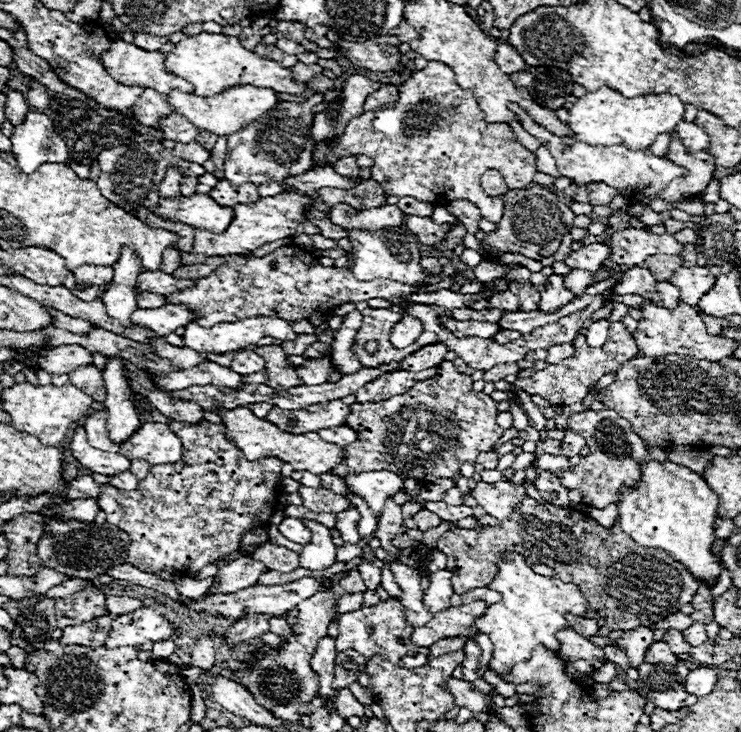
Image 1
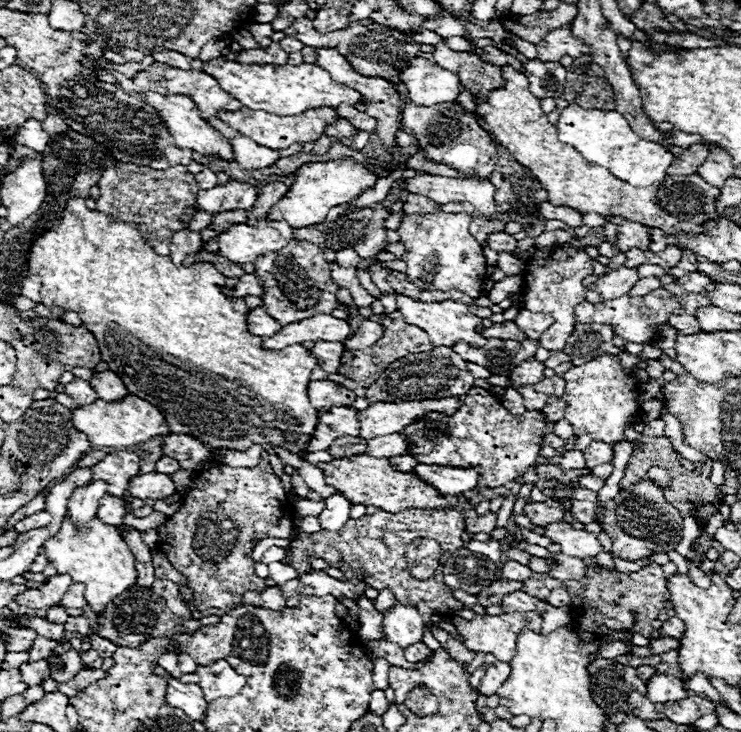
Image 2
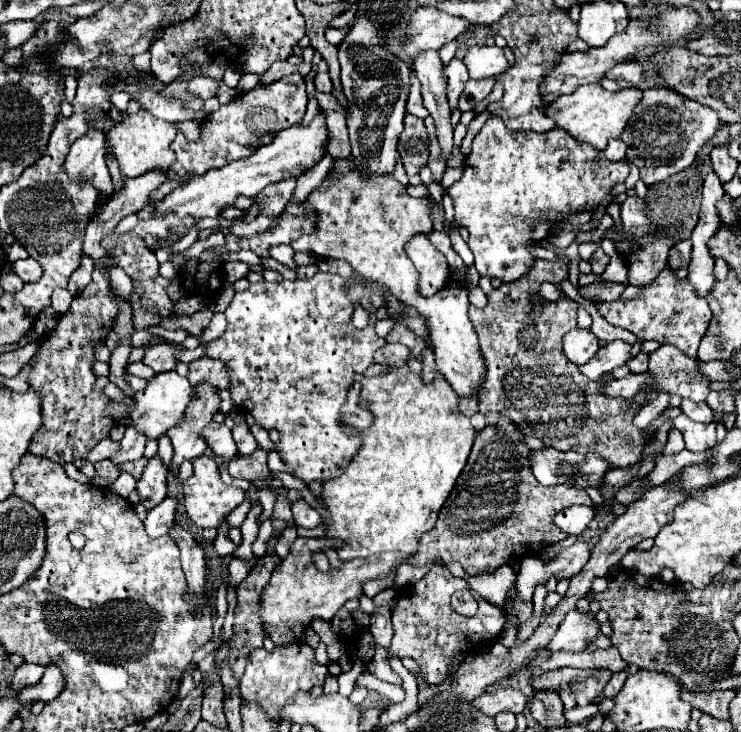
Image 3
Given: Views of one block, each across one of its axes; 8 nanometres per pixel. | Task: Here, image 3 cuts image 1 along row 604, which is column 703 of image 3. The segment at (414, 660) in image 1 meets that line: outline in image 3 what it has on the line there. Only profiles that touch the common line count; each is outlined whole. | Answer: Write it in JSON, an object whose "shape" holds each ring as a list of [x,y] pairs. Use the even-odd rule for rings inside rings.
{"shape":[[[660,346],[656,352],[650,354],[648,360],[648,372],[652,374],[652,384],[644,384],[642,390],[632,398],[638,406],[644,406],[646,398],[650,392],[668,392],[668,394],[678,394],[680,398],[690,398],[696,402],[706,402],[706,396],[710,392],[710,380],[704,378],[698,372],[700,360],[688,358],[684,352],[680,352],[676,346]]]}

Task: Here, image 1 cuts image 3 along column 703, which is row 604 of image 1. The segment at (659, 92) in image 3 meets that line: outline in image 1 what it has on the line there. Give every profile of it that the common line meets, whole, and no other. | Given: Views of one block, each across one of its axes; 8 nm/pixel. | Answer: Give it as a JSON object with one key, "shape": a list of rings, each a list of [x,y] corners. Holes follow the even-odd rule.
{"shape":[[[108,596],[106,598],[106,610],[108,610],[110,616],[122,616],[122,614],[134,612],[142,606],[144,606],[142,600],[130,598],[130,596]]]}

